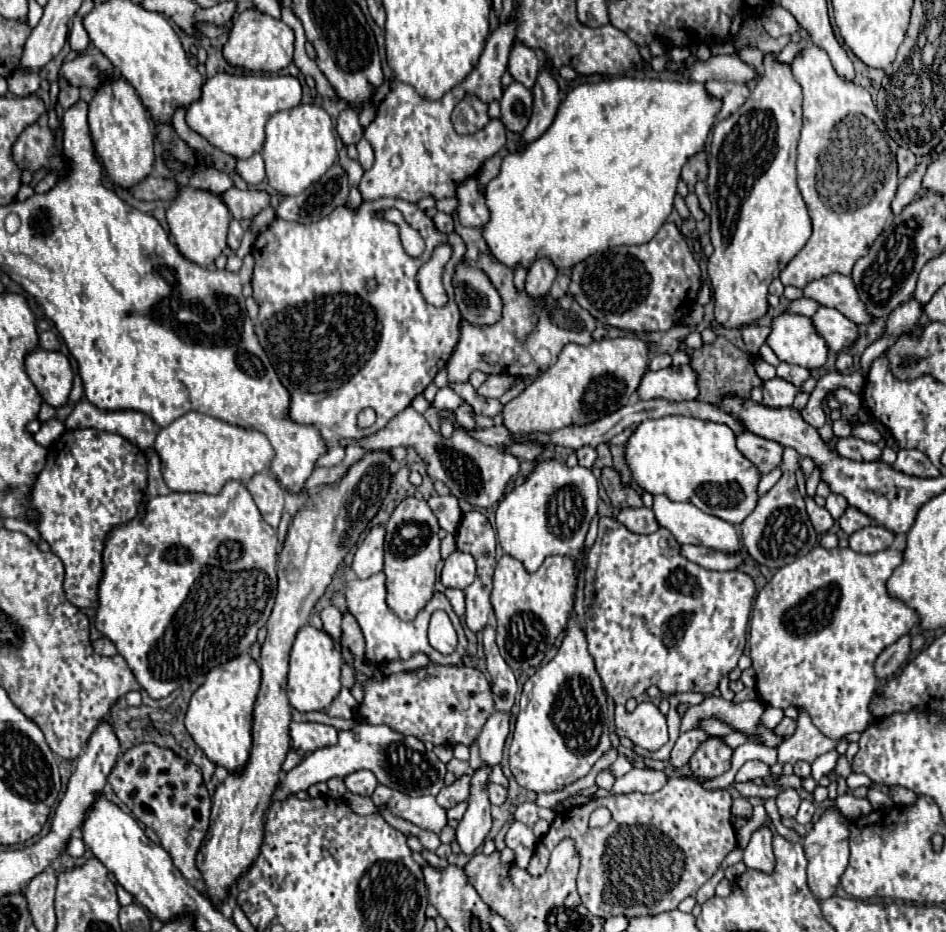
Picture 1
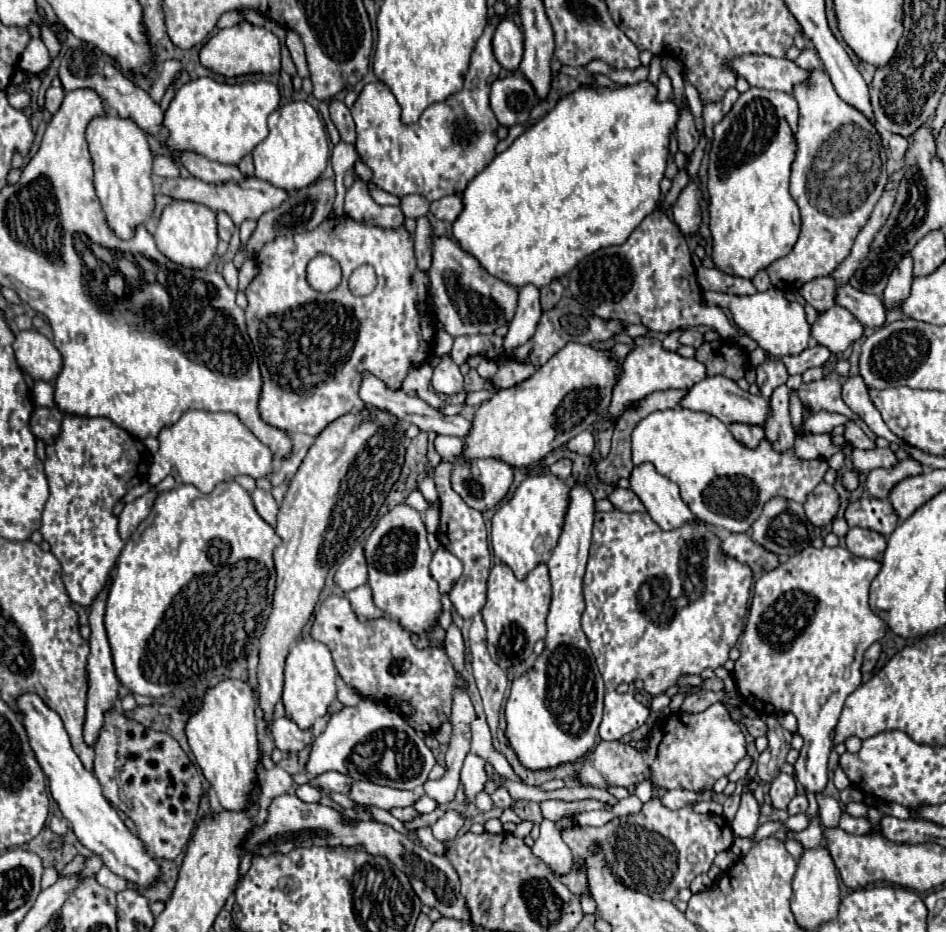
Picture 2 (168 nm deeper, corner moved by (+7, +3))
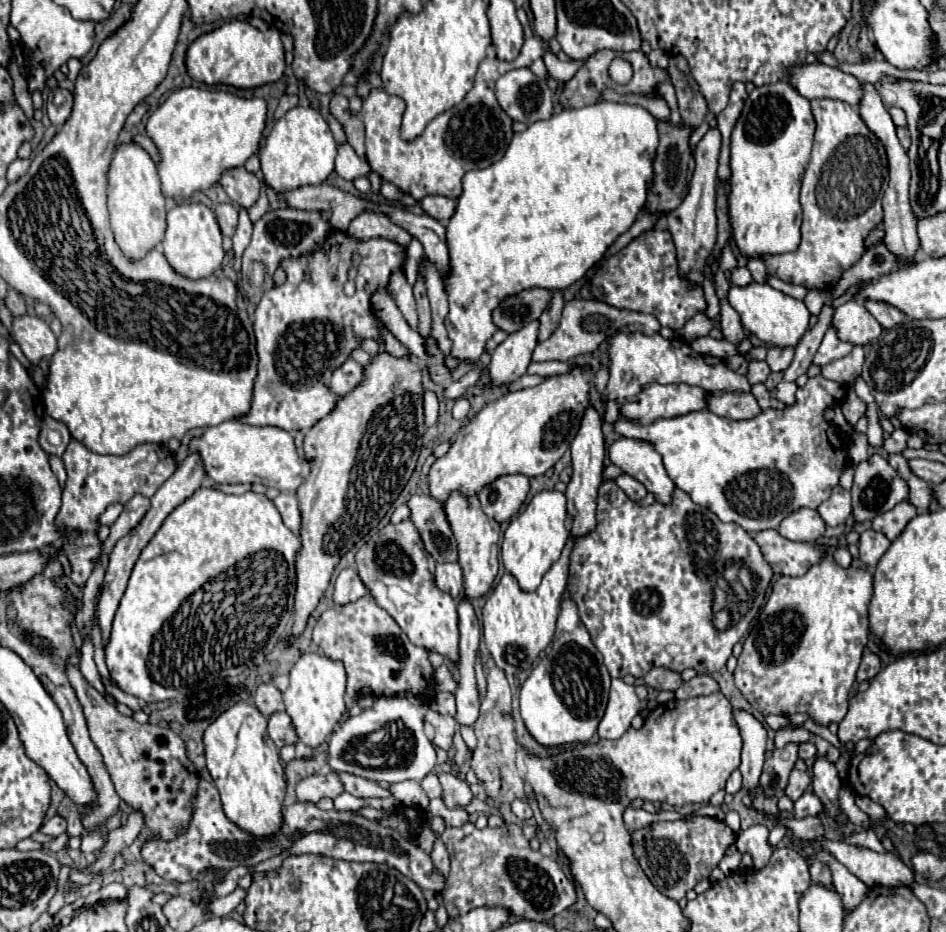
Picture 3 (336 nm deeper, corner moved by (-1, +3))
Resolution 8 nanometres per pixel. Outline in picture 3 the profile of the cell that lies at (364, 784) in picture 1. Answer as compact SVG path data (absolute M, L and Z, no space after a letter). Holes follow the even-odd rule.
M332 771L326 775L320 775L320 773L310 775L302 781L298 781L298 785L296 785L296 797L302 803L316 803L322 797L336 799L342 791L344 791L344 787L338 781L336 773L332 773Z

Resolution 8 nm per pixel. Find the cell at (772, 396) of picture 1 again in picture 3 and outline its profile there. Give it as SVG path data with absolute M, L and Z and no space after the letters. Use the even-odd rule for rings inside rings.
M770 347L766 361L772 371L786 371L786 367L792 361L792 355L794 355L792 347Z

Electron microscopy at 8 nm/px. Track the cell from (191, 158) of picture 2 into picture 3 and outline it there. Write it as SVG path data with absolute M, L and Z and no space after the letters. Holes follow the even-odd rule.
M244 167L226 171L220 179L220 185L224 187L224 191L232 199L232 203L238 207L248 209L258 201L260 181L254 173L248 173Z

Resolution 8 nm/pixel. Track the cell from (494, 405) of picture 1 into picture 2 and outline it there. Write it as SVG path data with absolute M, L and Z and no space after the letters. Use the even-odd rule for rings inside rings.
M444 355L442 361L438 363L438 367L434 369L432 387L434 387L434 391L444 393L444 395L456 395L456 393L464 391L464 377L462 377L458 365L448 355Z

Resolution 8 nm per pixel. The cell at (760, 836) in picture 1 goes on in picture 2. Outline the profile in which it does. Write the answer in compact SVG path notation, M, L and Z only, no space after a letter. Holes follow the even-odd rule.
M742 793L742 803L740 809L732 821L732 831L736 837L752 839L756 829L760 825L760 805L756 803L752 793Z

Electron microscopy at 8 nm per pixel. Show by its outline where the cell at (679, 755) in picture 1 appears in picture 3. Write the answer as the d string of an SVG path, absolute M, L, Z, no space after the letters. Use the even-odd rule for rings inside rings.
M612 679L610 689L610 701L606 707L606 713L598 725L600 739L618 739L628 731L632 719L638 713L648 713L646 707L640 703L640 699L634 693L632 685L626 685L622 679Z

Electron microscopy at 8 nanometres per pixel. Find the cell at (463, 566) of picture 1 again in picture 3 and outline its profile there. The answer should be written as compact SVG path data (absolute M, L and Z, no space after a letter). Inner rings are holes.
M440 563L436 565L436 585L440 591L458 599L462 595L462 569L458 563Z

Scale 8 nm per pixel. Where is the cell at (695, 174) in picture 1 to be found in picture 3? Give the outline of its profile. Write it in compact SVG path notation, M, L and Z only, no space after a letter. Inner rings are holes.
M672 55L670 65L668 65L668 73L670 73L672 85L676 89L682 121L696 129L706 119L708 105L706 105L704 95L700 95L698 83L692 79L692 73L688 69L686 59L682 55Z

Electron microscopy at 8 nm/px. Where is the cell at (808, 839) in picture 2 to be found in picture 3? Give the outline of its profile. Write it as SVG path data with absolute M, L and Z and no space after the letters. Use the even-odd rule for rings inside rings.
M818 847L816 857L830 867L836 893L840 895L840 899L844 903L844 911L848 913L848 911L856 909L860 905L860 901L866 897L868 887L858 877L854 877L842 863L838 863L828 851L824 851L822 847Z

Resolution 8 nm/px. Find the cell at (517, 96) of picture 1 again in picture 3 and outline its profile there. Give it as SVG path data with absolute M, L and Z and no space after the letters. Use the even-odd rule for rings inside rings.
M528 67L512 69L496 81L496 99L514 119L532 125L554 113L554 91Z

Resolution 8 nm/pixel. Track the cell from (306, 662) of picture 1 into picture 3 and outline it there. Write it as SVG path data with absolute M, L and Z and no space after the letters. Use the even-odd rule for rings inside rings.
M304 653L296 661L296 665L290 671L290 685L284 691L284 705L300 743L304 743L306 747L318 747L328 739L328 735L334 731L336 723L342 719L346 711L344 689L346 671L340 661L332 661L316 653Z

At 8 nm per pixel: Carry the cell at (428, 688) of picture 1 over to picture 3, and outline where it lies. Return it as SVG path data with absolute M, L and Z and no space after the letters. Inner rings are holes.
M364 595L362 599L342 607L326 609L314 627L314 643L320 647L322 655L344 663L348 675L346 693L350 697L388 697L402 691L410 691L420 697L424 697L424 693L428 695L428 685L434 677L428 651L412 645L398 623L376 605L372 595Z

